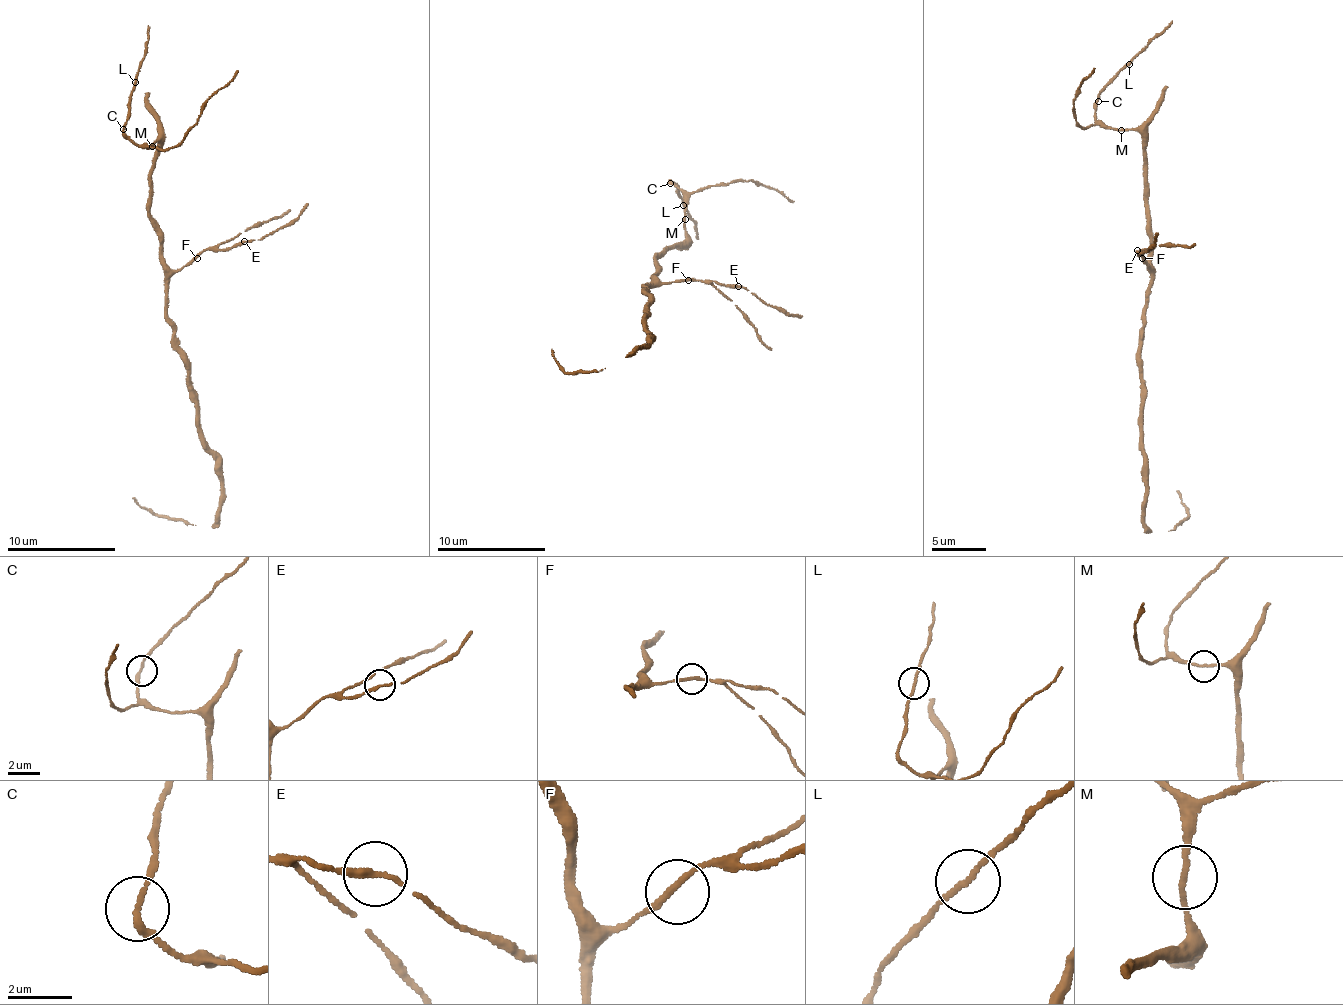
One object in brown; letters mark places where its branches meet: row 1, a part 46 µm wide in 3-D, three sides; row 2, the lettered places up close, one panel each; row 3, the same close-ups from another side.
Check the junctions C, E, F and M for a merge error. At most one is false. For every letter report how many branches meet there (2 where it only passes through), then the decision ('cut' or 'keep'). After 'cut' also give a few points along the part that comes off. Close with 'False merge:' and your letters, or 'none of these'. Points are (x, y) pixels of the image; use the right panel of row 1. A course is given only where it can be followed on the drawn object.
C: 2 | keep
E: 2 | keep
F: 2 | keep
M: 2 | keep
False merge: none of these

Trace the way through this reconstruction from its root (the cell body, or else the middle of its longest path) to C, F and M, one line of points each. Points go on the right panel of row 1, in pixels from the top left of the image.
C: (1151, 293), (1151, 228), (1146, 204), (1145, 139), (1139, 129), (1102, 127), (1095, 112), (1097, 100)
F: (1151, 293), (1151, 277), (1142, 258)
M: (1151, 293), (1151, 228), (1146, 204), (1145, 139), (1139, 129), (1121, 130)

